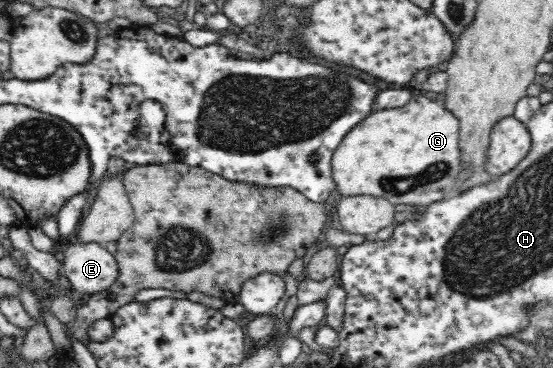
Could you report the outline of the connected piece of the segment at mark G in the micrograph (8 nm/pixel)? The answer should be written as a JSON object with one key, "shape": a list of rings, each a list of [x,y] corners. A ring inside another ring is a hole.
{"shape":[[[413,95],[409,99],[409,103],[405,107],[397,107],[397,109],[383,109],[379,113],[371,112],[363,121],[360,121],[345,137],[342,139],[339,147],[332,156],[332,174],[337,185],[337,190],[341,196],[369,195],[373,197],[383,198],[390,201],[394,206],[398,203],[401,205],[423,205],[428,206],[430,203],[446,200],[457,195],[457,175],[464,169],[464,164],[461,163],[461,151],[459,151],[459,121],[457,117],[447,111],[441,103],[435,103],[423,95]]]}

